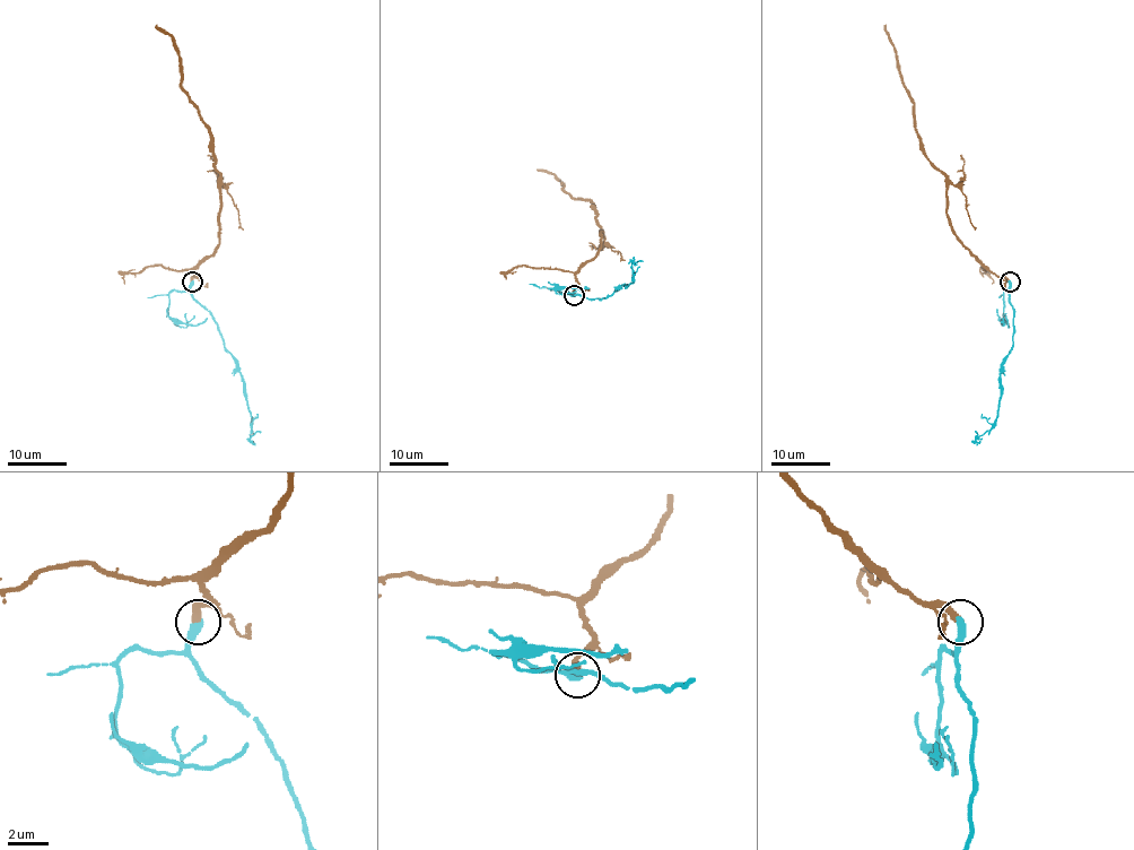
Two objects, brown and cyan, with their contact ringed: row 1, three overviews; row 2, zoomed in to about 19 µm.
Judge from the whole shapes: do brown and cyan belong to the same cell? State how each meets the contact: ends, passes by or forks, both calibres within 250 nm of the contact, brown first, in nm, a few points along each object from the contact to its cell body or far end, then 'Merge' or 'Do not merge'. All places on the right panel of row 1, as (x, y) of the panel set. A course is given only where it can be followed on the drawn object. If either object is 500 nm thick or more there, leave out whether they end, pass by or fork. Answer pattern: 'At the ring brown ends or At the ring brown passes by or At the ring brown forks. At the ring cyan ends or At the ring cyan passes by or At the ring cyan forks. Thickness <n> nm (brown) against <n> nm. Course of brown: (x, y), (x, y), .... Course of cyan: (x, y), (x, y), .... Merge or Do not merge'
At the ring brown ends. At the ring cyan ends. Thickness 360 nm (brown) against 440 nm. Course of brown: (1011, 282), (988, 271), (970, 253), (948, 215), (948, 178), (928, 158), (915, 104), (883, 25). Course of cyan: (1010, 282), (1013, 313), (1012, 349), (1001, 373), (996, 423), (975, 439), (979, 443). Merge

